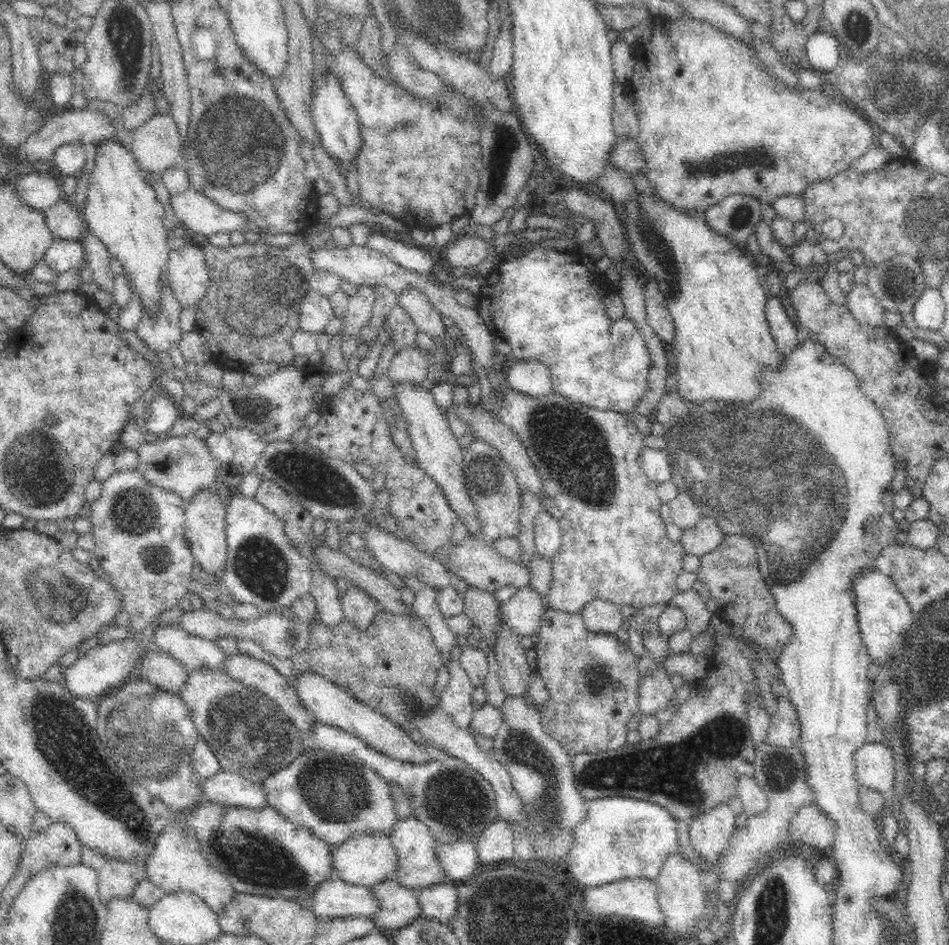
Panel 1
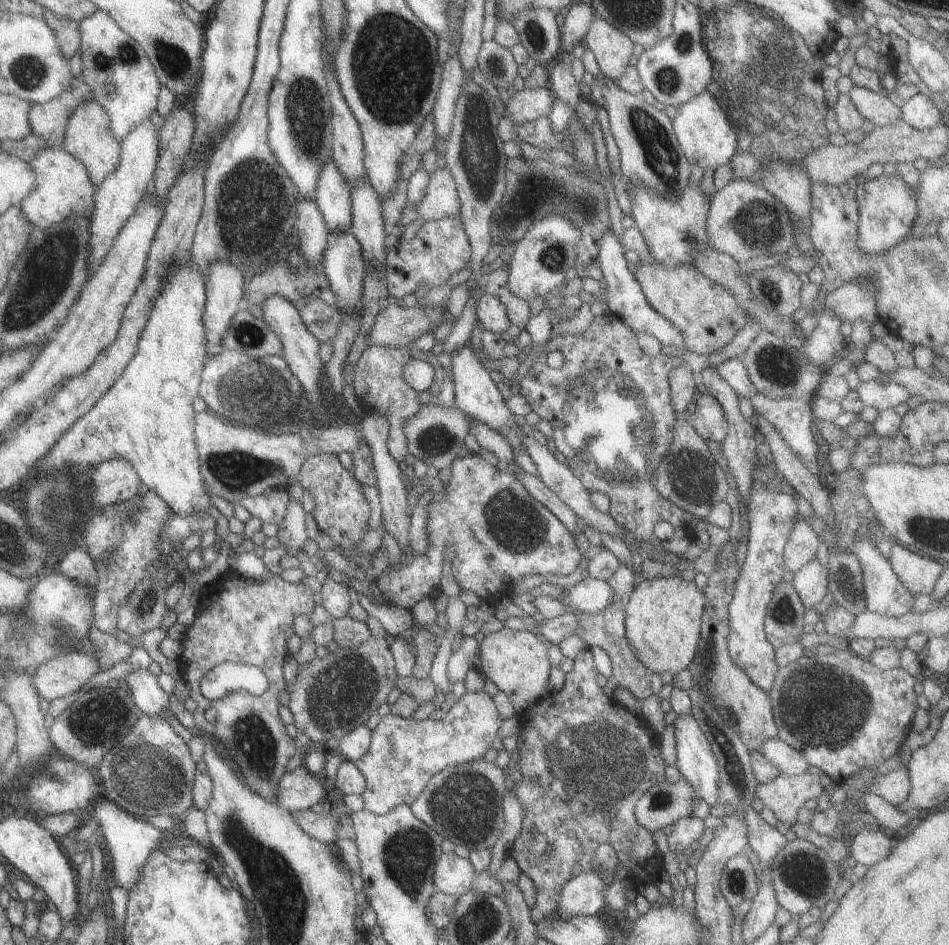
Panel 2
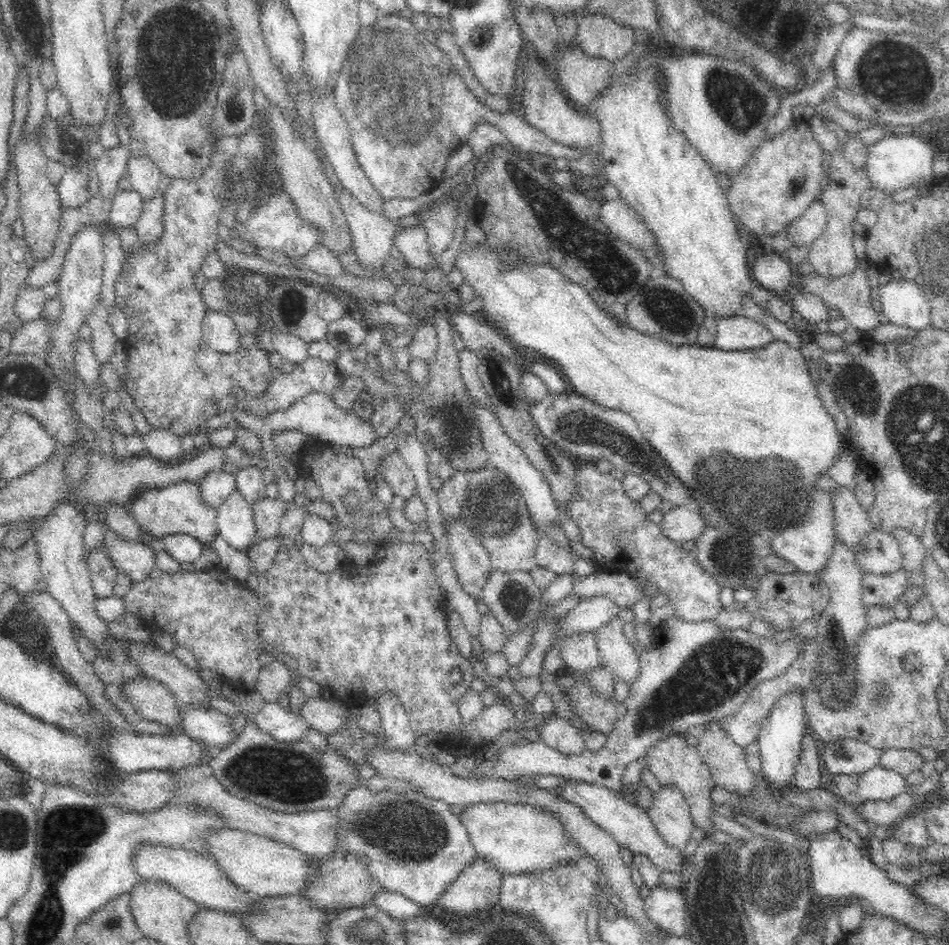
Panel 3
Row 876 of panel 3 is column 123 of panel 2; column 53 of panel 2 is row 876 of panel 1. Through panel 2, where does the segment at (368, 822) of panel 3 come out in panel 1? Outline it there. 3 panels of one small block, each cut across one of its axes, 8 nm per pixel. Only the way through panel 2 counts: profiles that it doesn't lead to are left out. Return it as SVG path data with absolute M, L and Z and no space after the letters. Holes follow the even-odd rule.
M471 840L450 843L435 842L438 861L445 873L445 883L467 880L480 864L477 849Z

